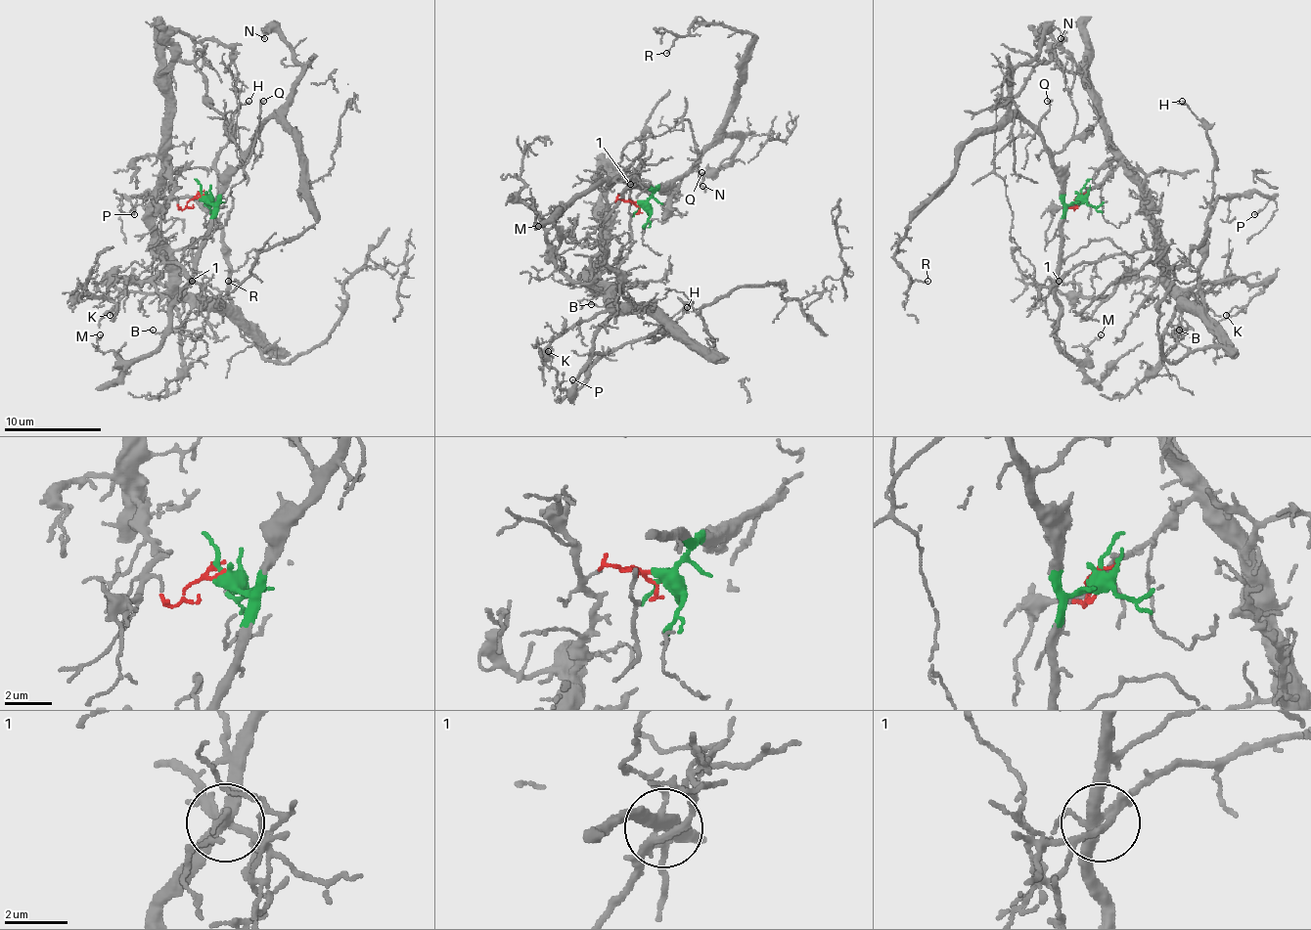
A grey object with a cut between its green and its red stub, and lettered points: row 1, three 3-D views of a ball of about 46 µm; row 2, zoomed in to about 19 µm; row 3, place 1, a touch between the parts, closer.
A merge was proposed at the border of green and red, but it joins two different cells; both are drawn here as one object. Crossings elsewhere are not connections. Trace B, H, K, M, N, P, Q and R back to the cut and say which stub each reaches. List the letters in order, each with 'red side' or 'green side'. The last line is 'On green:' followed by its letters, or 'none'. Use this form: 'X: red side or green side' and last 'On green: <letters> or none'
B: red side
H: red side
K: red side
M: green side
N: green side
P: red side
Q: green side
R: green side
On green: M, N, Q, R

